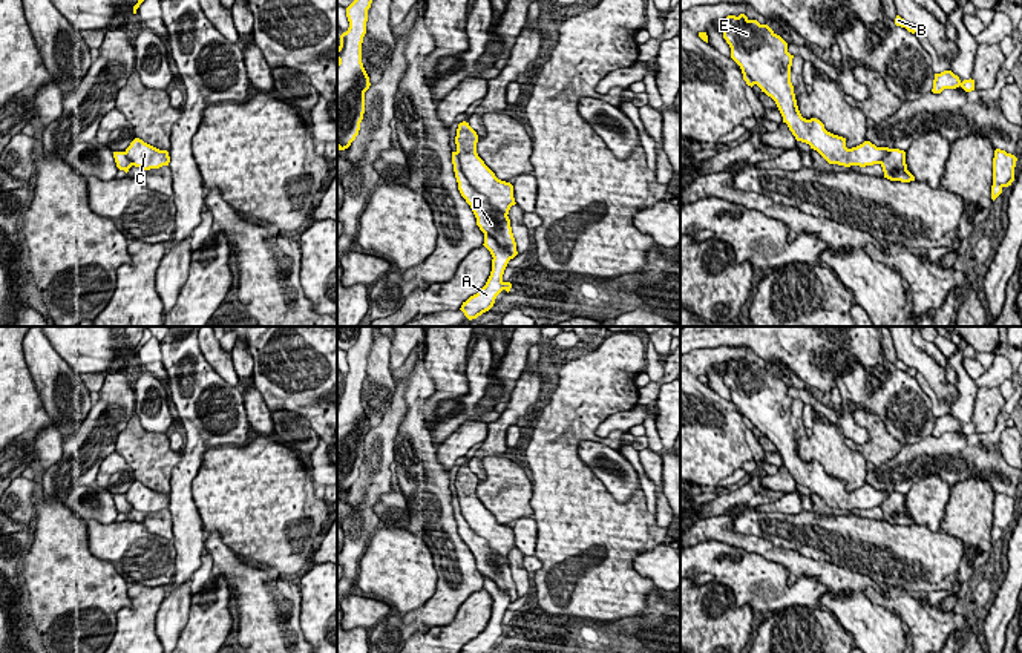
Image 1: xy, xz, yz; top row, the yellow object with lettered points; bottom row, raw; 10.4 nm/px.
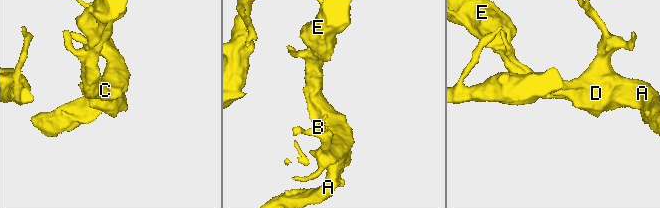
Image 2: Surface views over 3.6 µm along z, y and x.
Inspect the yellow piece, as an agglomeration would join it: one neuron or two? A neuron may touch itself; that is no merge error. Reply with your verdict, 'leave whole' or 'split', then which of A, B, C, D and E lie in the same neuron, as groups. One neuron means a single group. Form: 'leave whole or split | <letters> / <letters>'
split | A B C E / D

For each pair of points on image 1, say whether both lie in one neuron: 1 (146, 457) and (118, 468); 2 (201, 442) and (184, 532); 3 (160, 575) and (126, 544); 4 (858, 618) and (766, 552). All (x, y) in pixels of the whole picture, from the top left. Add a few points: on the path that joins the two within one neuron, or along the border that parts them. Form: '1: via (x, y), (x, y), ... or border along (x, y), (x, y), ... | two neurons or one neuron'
1: border along (115, 451), (131, 468), (137, 480) | two neurons
2: via (189, 465), (183, 474), (183, 509) | one neuron
3: via (152, 567), (134, 552) | one neuron
4: via (854, 589), (845, 587), (820, 569), (795, 563) | one neuron

